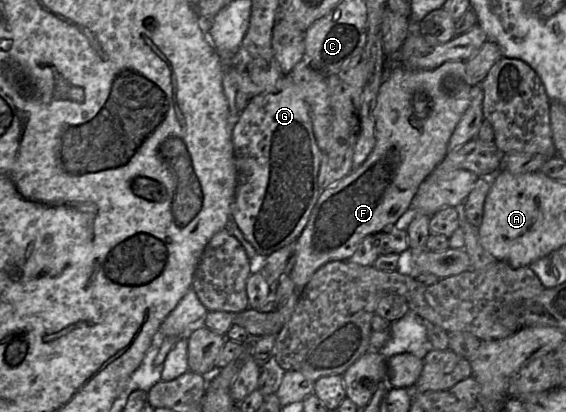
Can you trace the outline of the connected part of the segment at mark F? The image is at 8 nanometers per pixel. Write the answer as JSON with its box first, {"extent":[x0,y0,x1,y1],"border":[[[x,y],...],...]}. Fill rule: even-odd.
{"extent":[233,51,472,338],"border":[[[399,51],[392,56],[389,56],[390,65],[388,73],[385,76],[385,79],[379,89],[379,93],[377,96],[376,106],[373,112],[375,118],[375,137],[376,137],[376,144],[369,155],[369,157],[364,161],[364,163],[354,169],[350,174],[346,177],[335,183],[334,185],[328,187],[327,189],[323,190],[320,193],[320,196],[312,210],[312,213],[309,217],[308,223],[303,230],[302,234],[298,238],[296,242],[296,251],[297,251],[297,258],[291,272],[291,278],[295,284],[294,292],[290,295],[287,299],[285,304],[277,308],[277,310],[272,312],[260,312],[258,310],[248,308],[242,312],[235,313],[233,323],[243,327],[248,333],[251,335],[252,338],[259,338],[266,335],[277,335],[282,327],[289,321],[299,298],[299,295],[305,285],[310,281],[313,274],[324,264],[332,261],[348,261],[350,257],[354,254],[357,250],[361,242],[365,237],[368,235],[375,235],[378,234],[396,224],[404,224],[404,222],[409,218],[412,213],[412,200],[418,191],[420,184],[435,170],[435,168],[443,161],[445,156],[448,153],[448,143],[449,140],[460,122],[462,116],[464,115],[465,111],[467,110],[471,96],[472,96],[472,86],[467,83],[466,80],[466,62],[461,60],[451,60],[443,63],[439,67],[430,70],[410,70],[402,67],[399,64]]]}

